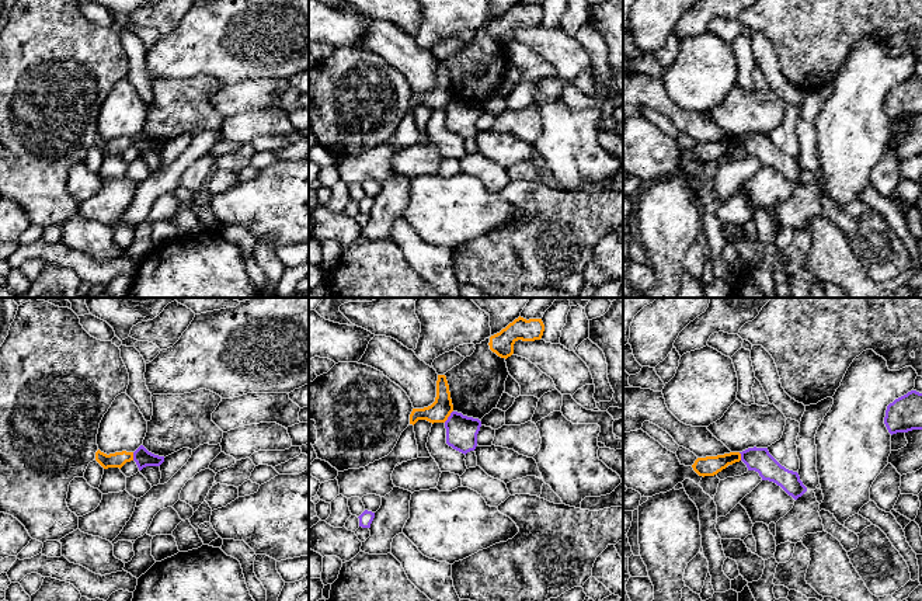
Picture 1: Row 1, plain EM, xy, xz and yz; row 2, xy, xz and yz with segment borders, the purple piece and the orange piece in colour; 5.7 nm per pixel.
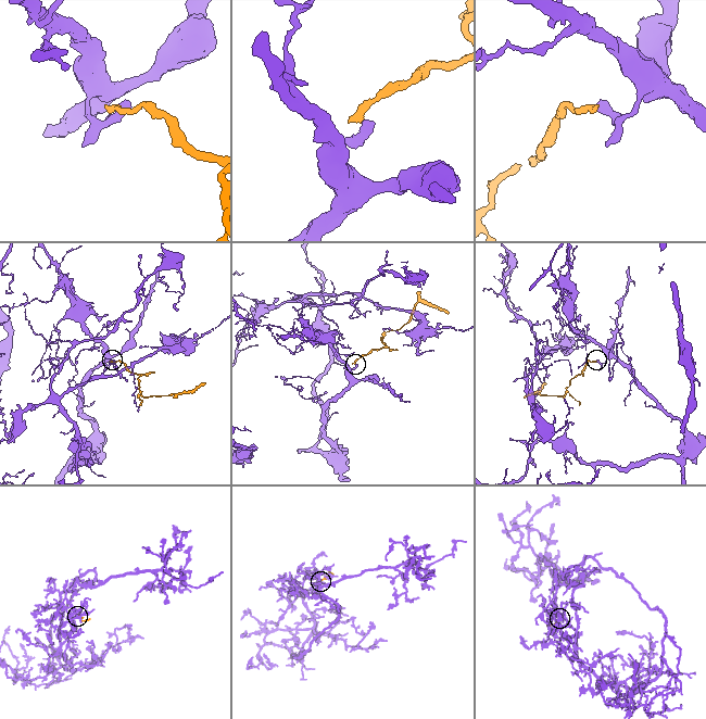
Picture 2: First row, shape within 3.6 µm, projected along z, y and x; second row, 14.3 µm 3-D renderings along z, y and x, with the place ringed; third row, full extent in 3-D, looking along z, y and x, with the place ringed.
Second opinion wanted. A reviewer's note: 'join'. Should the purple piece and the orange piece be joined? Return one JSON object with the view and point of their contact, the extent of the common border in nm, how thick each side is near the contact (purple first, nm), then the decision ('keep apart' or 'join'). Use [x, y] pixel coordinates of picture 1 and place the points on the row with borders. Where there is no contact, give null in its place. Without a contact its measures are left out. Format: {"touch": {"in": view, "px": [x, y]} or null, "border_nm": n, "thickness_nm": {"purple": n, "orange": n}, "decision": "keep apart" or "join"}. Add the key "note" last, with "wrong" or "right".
{"touch": {"in": "xz", "px": [449, 416]}, "border_nm": 90, "thickness_nm": {"purple": 180, "orange": 120}, "decision": "keep apart", "note": "wrong"}

